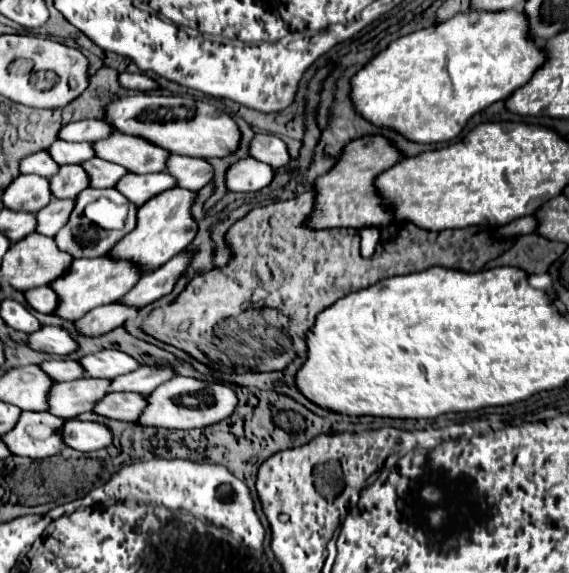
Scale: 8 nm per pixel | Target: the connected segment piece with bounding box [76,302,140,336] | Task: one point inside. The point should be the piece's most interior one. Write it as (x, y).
(105, 318)

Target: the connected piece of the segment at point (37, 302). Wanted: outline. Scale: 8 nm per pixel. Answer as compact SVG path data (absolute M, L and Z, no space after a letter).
M40 286L40 288L28 290L26 300L34 310L44 312L44 314L52 314L52 310L56 310L56 306L60 304L60 300L56 298L56 292L50 286Z

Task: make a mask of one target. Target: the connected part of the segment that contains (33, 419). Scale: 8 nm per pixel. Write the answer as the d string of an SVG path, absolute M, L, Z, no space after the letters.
M22 412L18 424L2 436L16 456L48 458L62 450L64 420L48 412Z

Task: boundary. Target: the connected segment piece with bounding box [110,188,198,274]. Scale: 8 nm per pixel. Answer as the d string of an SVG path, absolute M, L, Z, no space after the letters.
M172 188L172 190L166 190L164 194L158 194L158 196L150 198L138 210L136 228L126 238L122 238L112 248L110 254L114 258L126 258L126 260L138 262L140 268L144 270L144 274L162 266L164 262L168 262L172 256L176 256L178 252L188 248L192 244L192 240L196 238L198 222L192 216L192 206L196 202L196 196L198 194L192 192L192 190Z

